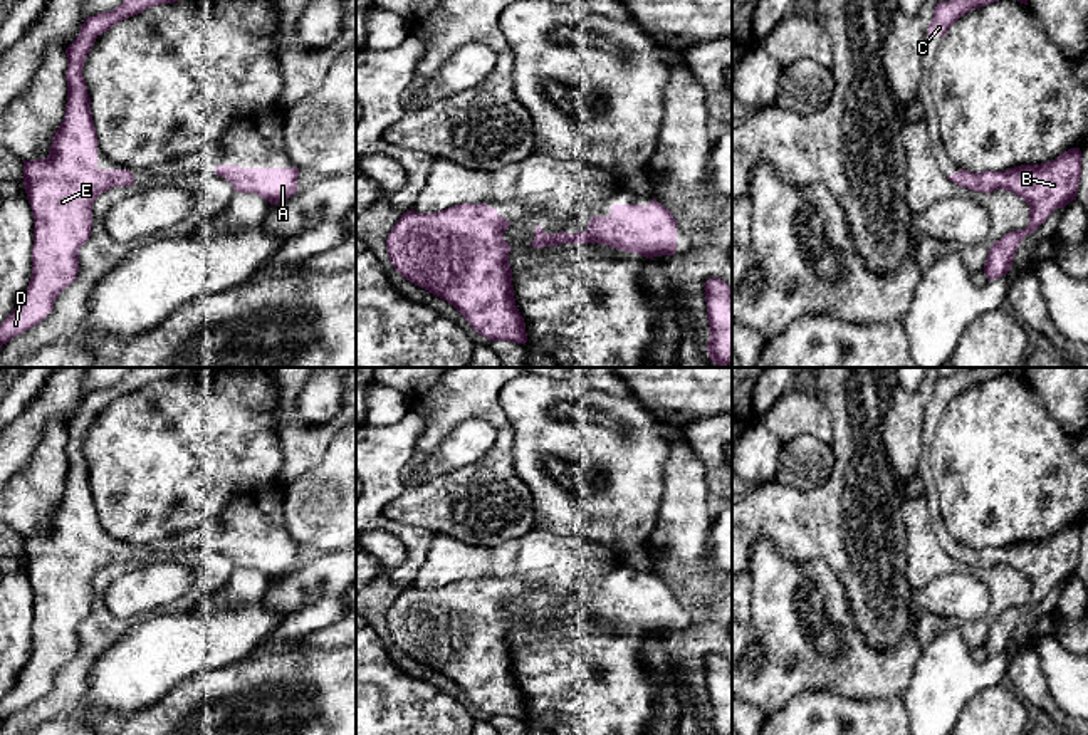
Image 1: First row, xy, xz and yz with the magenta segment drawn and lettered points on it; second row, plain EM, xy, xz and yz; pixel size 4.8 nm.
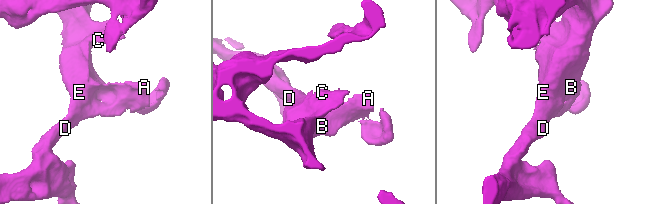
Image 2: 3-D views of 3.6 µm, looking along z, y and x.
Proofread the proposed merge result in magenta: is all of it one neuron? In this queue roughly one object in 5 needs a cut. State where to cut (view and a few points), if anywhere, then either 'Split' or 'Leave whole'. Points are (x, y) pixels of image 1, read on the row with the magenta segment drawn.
No split. Leave whole

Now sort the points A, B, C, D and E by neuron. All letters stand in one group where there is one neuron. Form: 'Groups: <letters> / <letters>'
Groups: A B C D E

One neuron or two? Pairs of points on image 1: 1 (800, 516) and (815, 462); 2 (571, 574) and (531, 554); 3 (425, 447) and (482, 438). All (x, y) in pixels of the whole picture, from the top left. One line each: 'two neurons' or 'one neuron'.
1: two neurons
2: one neuron
3: two neurons

